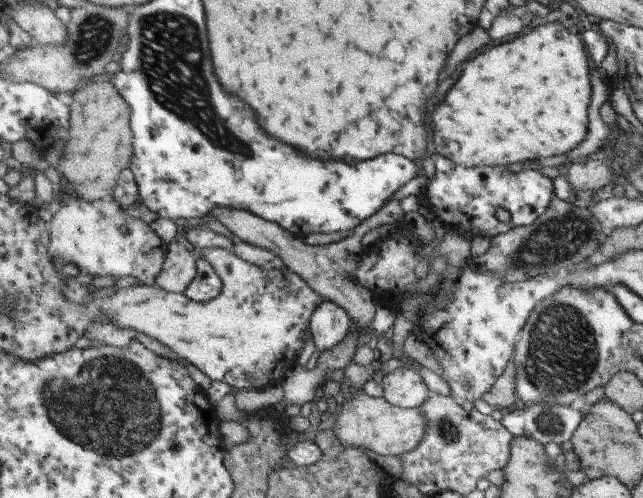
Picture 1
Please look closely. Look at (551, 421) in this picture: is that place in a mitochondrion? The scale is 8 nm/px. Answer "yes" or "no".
yes

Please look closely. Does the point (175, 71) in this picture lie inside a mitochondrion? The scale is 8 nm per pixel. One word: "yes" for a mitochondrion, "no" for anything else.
yes

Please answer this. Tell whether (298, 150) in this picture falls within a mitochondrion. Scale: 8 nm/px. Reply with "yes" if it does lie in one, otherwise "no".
no

